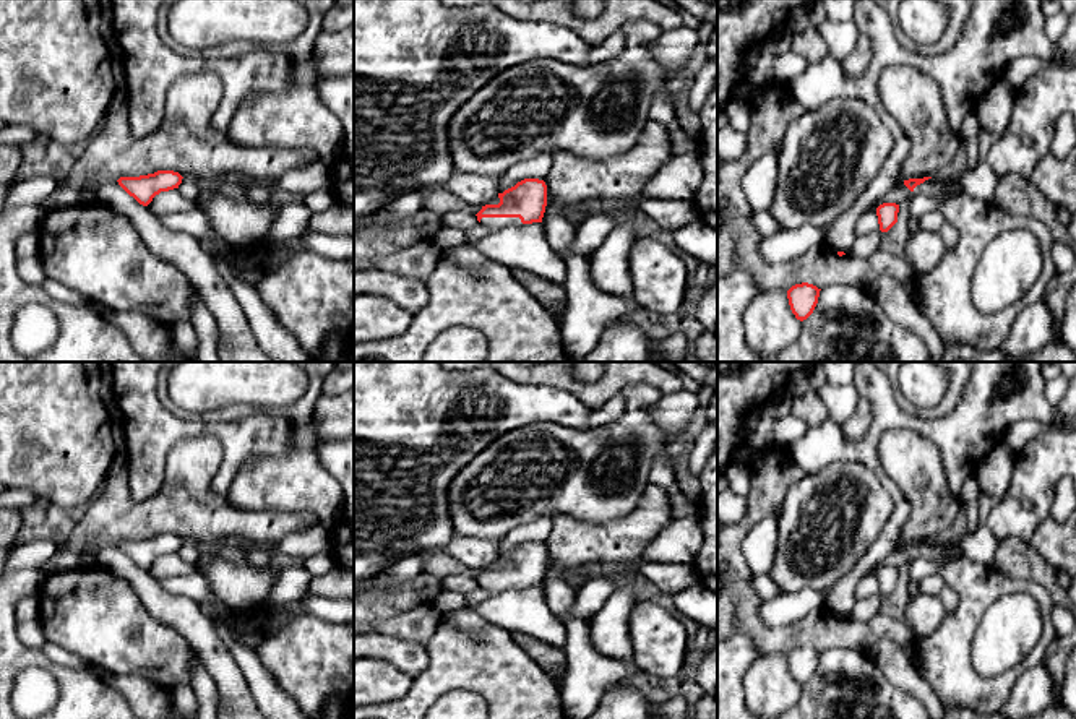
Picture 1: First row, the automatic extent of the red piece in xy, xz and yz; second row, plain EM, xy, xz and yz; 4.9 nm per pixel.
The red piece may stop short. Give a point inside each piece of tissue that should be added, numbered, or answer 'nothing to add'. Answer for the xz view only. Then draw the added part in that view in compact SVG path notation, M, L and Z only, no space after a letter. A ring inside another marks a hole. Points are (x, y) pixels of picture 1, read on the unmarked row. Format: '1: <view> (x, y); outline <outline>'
1: xz (494, 588); outline M482 581L480 586L493 596L503 591L523 588L519 581Z

